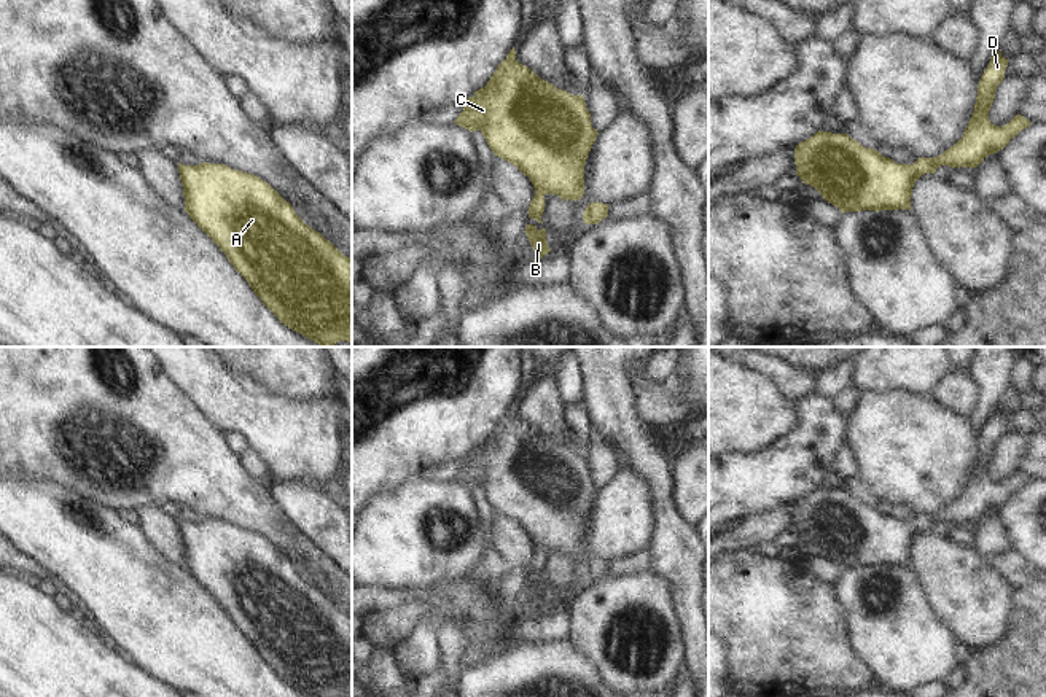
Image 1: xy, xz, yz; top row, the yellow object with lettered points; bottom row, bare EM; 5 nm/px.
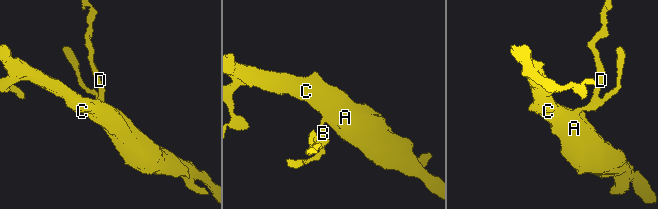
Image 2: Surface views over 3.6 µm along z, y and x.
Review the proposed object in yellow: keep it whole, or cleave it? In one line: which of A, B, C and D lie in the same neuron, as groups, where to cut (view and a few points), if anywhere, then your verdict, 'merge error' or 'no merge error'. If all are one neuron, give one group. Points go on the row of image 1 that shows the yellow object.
A B C D; no cut; no merge error

